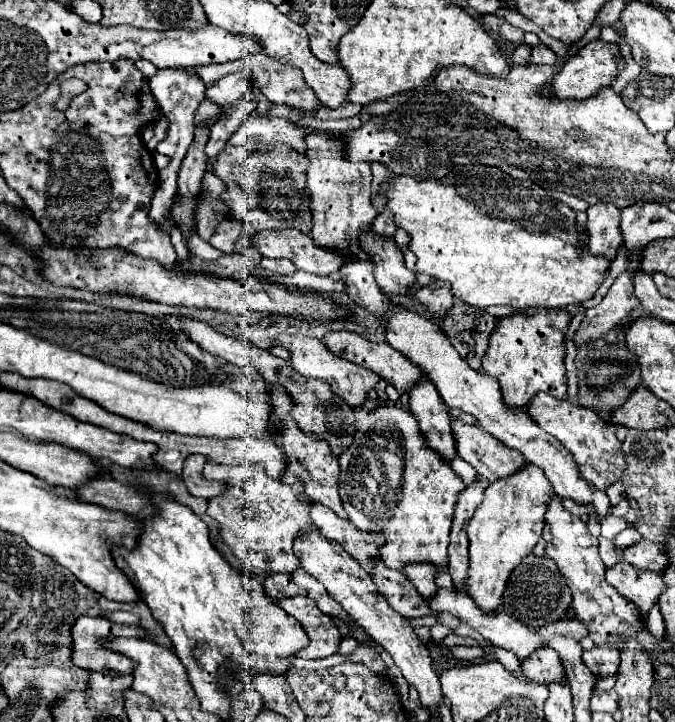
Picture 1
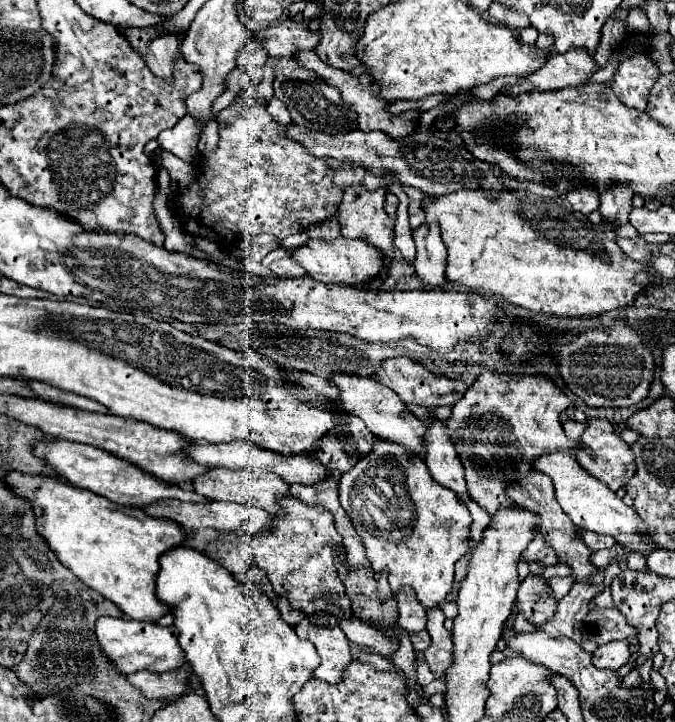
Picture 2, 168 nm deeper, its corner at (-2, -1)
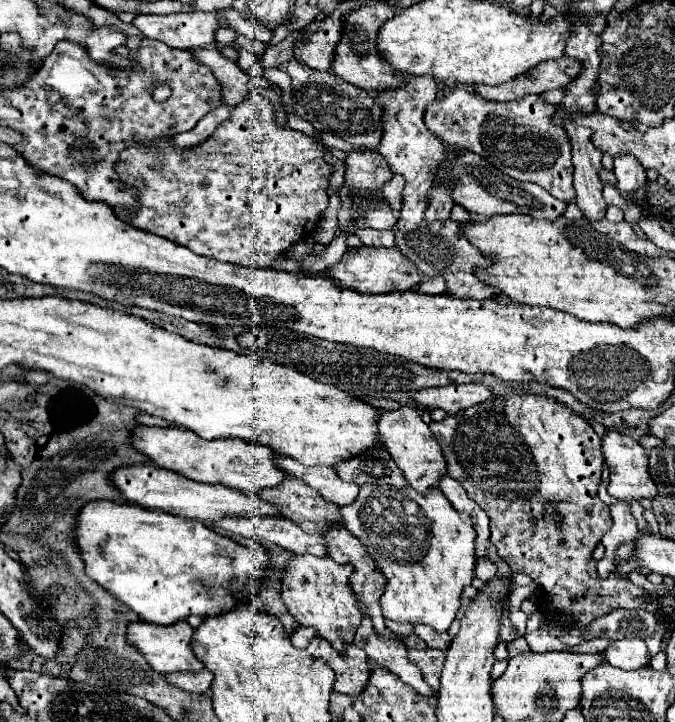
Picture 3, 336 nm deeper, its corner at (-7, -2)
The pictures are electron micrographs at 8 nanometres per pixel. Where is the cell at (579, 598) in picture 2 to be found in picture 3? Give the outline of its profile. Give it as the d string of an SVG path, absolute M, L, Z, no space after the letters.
M613 502L611 506L611 518L613 526L603 536L601 544L605 546L605 558L597 562L597 570L601 578L607 578L609 572L615 568L615 558L629 560L633 552L633 540L637 536L637 522L631 514L631 508L627 502Z

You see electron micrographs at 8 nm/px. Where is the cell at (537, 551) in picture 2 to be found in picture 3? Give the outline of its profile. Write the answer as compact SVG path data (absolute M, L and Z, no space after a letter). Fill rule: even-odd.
M523 394L507 396L507 400L493 398L455 416L445 416L441 422L431 422L431 430L441 444L449 476L461 480L467 496L489 514L491 542L497 546L497 554L509 564L511 572L531 576L533 582L545 590L547 602L541 602L539 610L545 612L547 620L557 620L553 614L573 616L583 640L589 640L587 624L591 624L595 616L603 616L603 612L615 608L647 610L651 614L657 612L657 600L647 590L631 584L627 576L611 574L607 580L599 580L593 550L613 522L607 504L597 496L603 466L601 438L585 418L573 414L567 406L551 398ZM547 504L553 504L561 522L547 514Z

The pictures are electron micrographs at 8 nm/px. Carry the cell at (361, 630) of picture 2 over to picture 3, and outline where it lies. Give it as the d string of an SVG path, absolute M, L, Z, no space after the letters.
M409 650L409 660L415 666L421 668L425 680L437 692L439 690L441 668L443 668L443 662L445 662L445 654L441 650Z

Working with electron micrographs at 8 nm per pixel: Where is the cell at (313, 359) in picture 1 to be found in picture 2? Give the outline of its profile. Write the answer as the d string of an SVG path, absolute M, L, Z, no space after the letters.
M330 375L328 383L338 387L340 401L346 407L346 411L358 415L374 437L396 441L404 445L410 453L424 455L424 445L422 445L422 437L426 431L424 423L412 411L408 411L408 407L398 399L398 395L394 395L394 391L390 391L386 385L374 379L358 377L358 375Z

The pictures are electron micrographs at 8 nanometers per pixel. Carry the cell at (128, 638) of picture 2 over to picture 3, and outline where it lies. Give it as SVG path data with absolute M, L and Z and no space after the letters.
M181 620L179 624L171 624L171 626L135 622L135 624L129 624L129 628L127 628L127 640L147 658L151 668L157 672L167 674L167 672L175 672L175 670L201 670L205 666L201 660L197 660L197 656L191 648L193 632L195 632L195 628L191 628L185 620Z

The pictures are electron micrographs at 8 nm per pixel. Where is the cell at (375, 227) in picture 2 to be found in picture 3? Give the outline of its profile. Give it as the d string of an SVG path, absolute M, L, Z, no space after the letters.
M363 148L361 152L351 152L345 158L345 182L351 190L381 190L391 176L393 172L387 160L377 150Z

